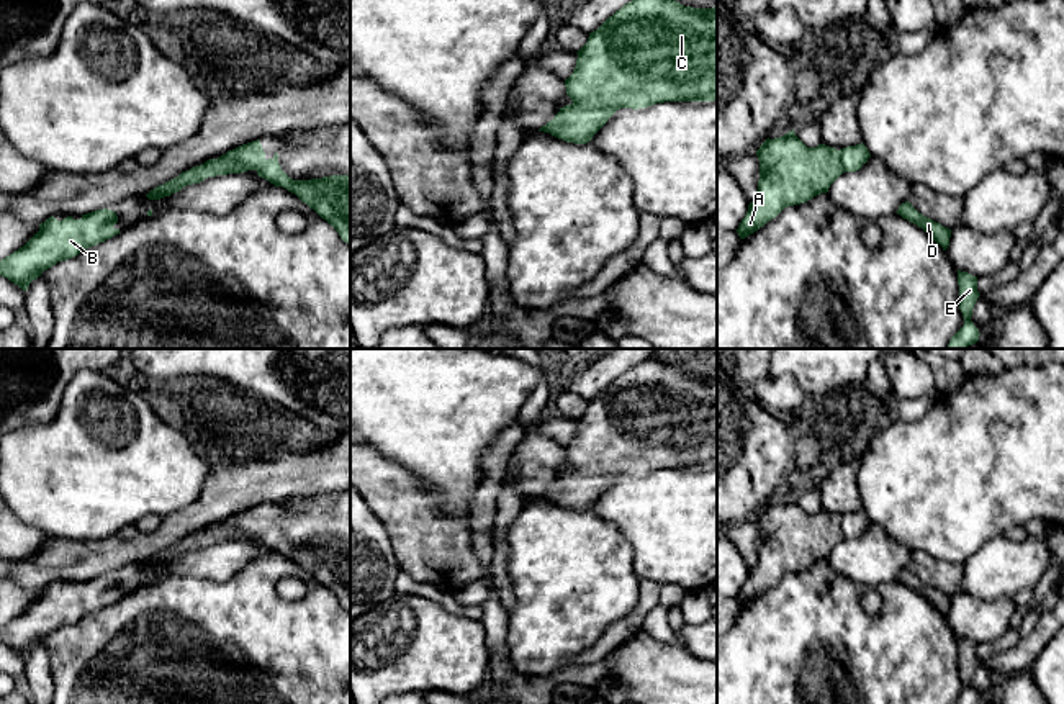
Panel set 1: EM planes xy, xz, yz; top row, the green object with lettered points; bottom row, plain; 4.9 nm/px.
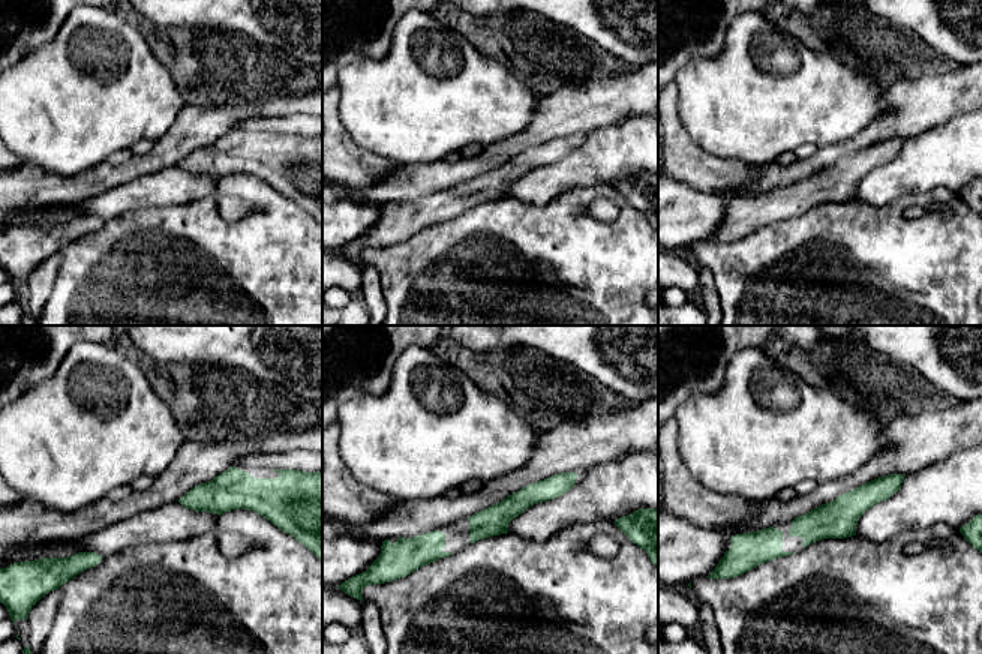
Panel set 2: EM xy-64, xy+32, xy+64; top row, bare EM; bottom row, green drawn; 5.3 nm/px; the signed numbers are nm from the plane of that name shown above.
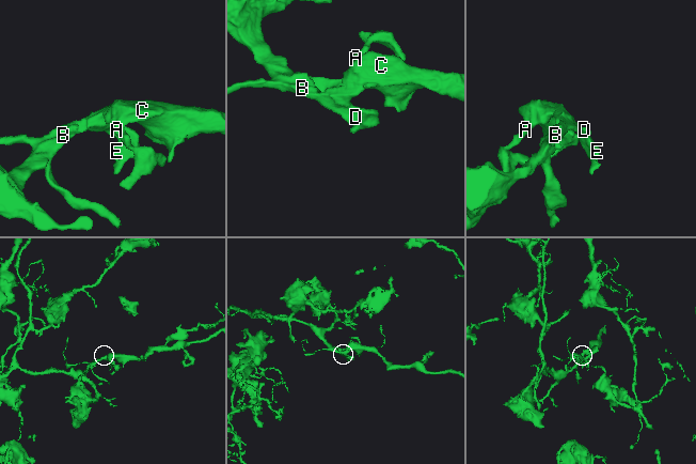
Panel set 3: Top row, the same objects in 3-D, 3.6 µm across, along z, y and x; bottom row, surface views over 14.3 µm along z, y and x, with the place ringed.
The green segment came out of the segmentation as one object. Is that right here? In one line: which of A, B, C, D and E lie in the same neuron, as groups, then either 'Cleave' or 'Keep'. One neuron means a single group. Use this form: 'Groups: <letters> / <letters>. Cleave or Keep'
Groups: A B C D E. Keep

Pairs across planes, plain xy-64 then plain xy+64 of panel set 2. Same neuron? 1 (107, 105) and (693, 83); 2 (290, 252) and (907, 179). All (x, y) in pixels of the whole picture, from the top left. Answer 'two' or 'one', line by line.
1: one
2: two

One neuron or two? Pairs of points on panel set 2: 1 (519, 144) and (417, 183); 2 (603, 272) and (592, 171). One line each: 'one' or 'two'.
1: one
2: two

